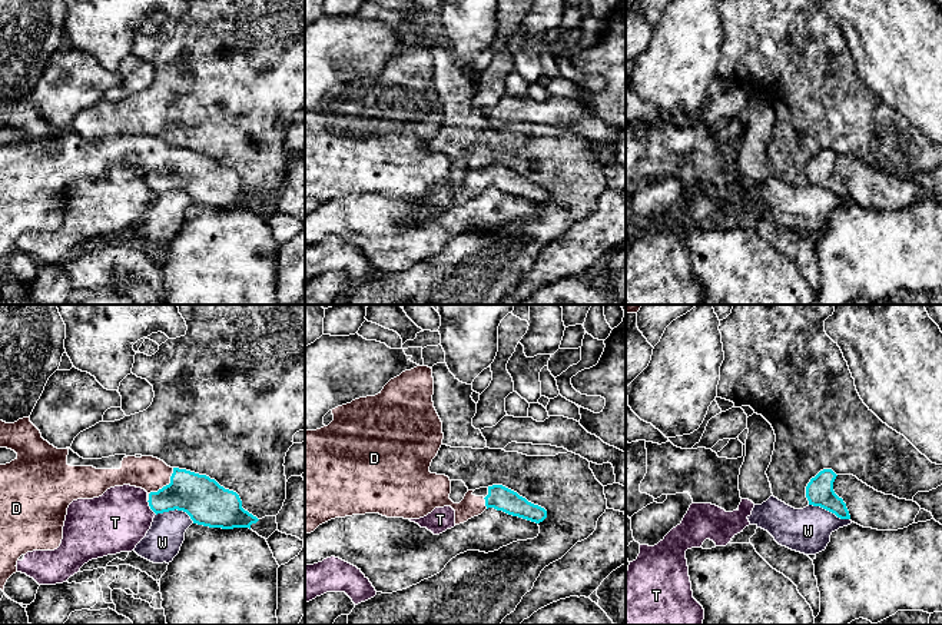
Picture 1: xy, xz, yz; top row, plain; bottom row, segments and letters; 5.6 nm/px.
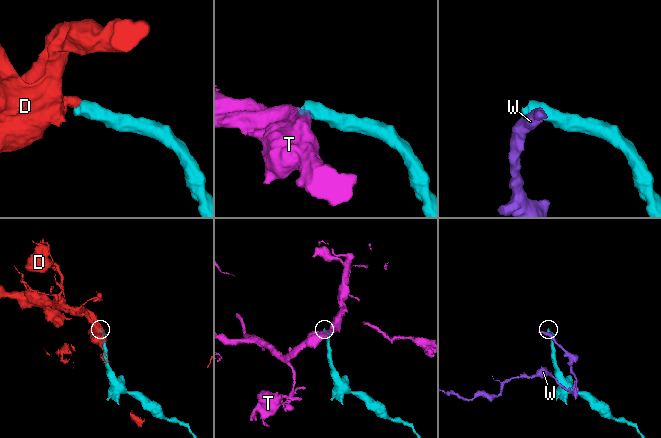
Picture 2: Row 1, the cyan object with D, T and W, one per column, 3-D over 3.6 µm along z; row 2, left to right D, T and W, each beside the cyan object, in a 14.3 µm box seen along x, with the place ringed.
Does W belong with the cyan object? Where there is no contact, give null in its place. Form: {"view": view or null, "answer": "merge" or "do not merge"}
{"view": "yz", "answer": "do not merge"}

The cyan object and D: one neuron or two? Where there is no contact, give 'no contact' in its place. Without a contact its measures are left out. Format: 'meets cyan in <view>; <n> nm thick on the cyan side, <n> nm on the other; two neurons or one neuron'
meets cyan in xy; 240 nm thick on the cyan side, 190 nm on the other; one neuron

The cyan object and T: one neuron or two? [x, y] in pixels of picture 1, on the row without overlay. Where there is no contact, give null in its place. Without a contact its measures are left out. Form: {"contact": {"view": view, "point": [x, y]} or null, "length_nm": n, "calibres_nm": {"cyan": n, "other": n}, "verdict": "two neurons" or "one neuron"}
{"contact": {"view": "xy", "point": [151, 188]}, "length_nm": 100, "calibres_nm": {"cyan": 220, "other": 340}, "verdict": "two neurons"}

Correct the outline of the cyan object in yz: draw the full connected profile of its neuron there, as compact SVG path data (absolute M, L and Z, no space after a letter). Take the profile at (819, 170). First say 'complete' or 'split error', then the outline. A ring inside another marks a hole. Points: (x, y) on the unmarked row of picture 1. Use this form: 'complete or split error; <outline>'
complete; M832 149L820 150L806 166L809 184L820 186L840 199L850 199L846 183L833 170L836 153Z

